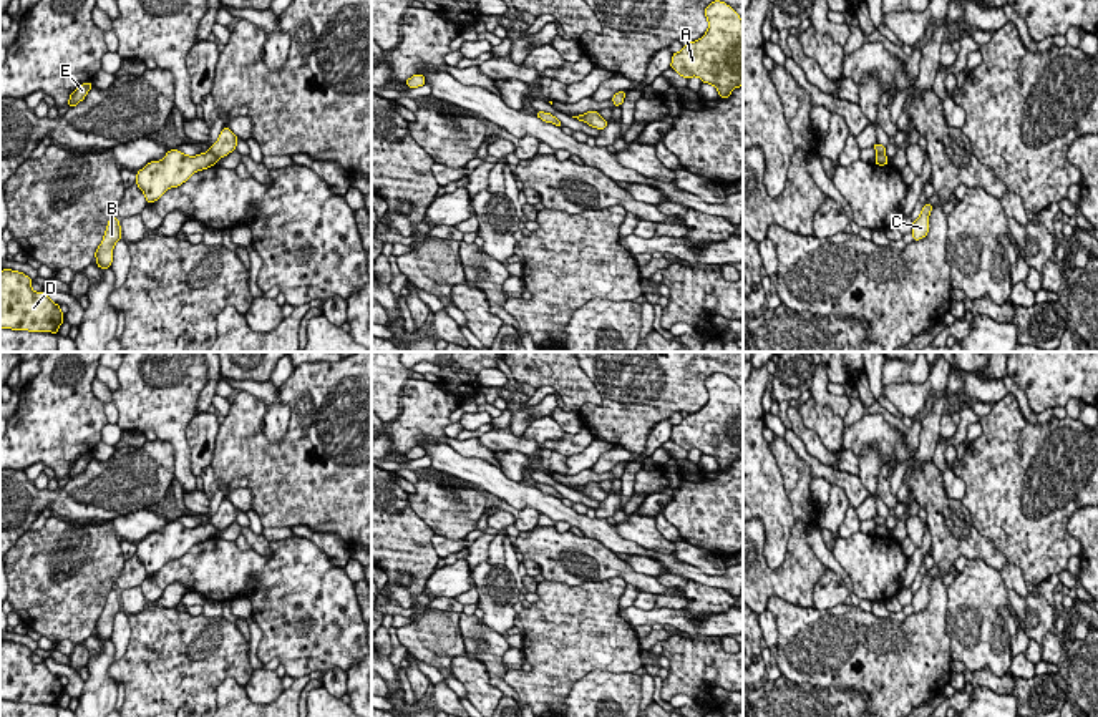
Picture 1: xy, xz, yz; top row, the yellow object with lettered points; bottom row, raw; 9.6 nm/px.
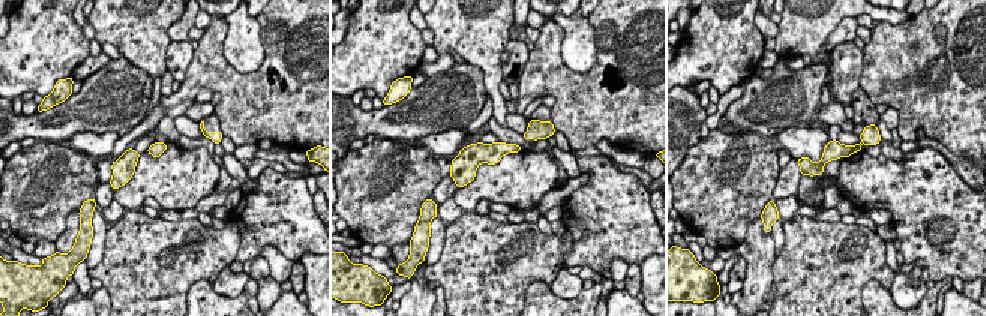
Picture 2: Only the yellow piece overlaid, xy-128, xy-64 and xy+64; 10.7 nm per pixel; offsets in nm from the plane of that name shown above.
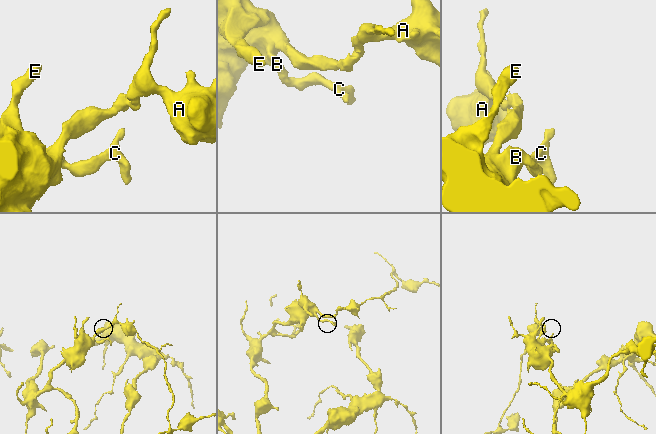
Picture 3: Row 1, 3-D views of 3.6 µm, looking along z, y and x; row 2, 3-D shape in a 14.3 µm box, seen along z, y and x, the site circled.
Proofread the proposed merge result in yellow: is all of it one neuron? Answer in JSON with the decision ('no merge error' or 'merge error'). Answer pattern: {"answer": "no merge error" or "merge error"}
{"answer": "merge error"}

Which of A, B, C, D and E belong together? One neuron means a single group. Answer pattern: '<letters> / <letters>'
A / B C D E

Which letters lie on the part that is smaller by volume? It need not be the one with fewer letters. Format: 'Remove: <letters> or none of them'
Remove: A

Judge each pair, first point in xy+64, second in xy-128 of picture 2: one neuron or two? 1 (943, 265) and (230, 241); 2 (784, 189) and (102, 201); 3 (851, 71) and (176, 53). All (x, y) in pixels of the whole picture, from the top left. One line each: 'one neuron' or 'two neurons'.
1: two neurons
2: one neuron
3: one neuron

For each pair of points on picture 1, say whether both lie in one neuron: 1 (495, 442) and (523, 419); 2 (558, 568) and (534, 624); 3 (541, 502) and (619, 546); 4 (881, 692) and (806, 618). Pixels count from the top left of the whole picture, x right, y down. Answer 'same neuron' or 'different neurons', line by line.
1: different neurons
2: different neurons
3: same neuron
4: same neuron

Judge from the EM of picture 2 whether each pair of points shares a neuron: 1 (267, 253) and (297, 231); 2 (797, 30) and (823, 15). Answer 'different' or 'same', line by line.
1: different
2: same

